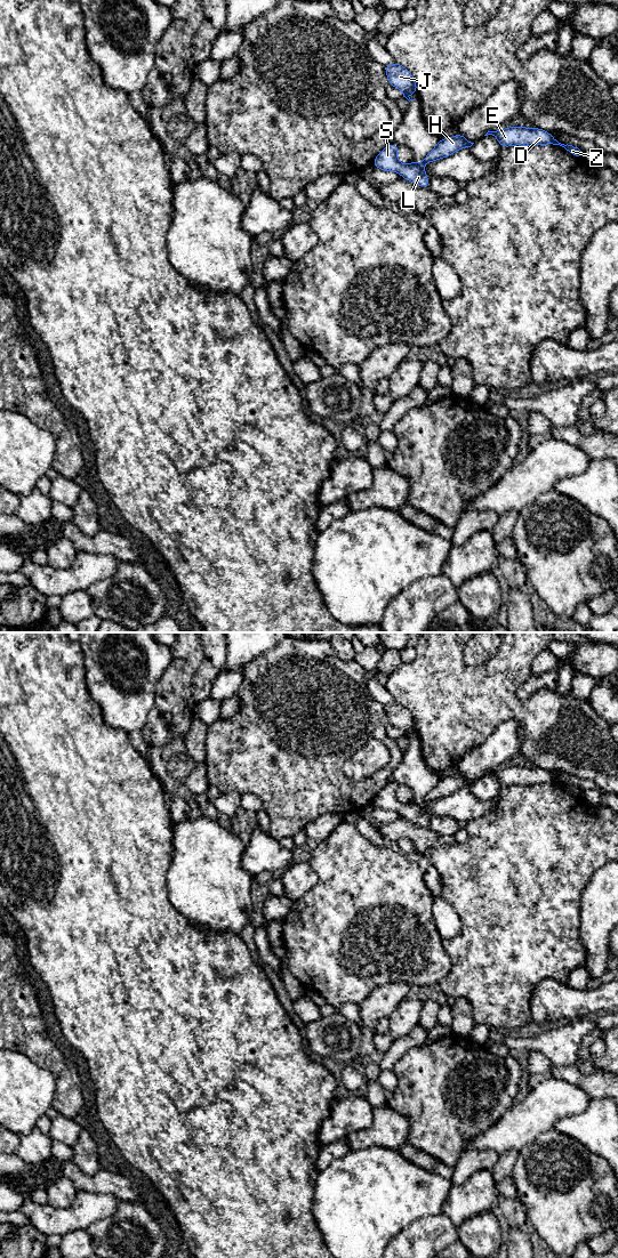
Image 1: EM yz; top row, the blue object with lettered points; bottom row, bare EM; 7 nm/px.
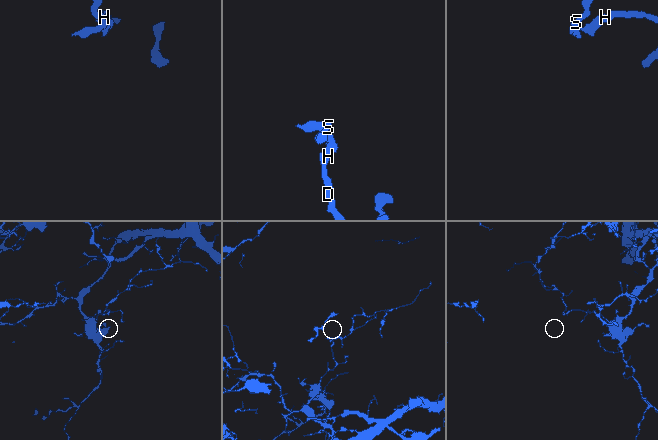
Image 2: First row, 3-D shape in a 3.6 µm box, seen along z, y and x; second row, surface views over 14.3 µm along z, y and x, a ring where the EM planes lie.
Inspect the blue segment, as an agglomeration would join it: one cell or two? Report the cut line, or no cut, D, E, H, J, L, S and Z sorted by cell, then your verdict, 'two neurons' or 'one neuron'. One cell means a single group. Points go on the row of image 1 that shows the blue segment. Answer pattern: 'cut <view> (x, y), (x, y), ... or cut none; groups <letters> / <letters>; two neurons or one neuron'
cut none; groups D E H J L S Z; one neuron

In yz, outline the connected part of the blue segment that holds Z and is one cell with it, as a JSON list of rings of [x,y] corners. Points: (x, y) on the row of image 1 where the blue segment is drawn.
[[[508,127],[503,130],[488,131],[484,136],[495,136],[501,147],[509,147],[513,145],[533,146],[553,144],[564,147],[570,154],[576,156],[583,155],[581,151],[572,145],[564,145],[559,143],[554,136],[539,128],[524,128],[524,127]]]

